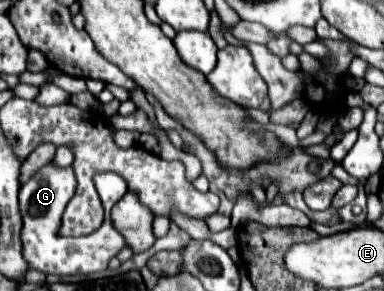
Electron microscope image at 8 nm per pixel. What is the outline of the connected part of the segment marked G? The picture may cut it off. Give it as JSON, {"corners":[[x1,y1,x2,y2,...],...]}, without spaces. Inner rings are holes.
{"corners":[[54,164,44,166,36,176,30,178,20,188,20,216,22,216,22,256,26,258,30,270,40,270,44,274,92,274,108,268,110,258,114,258,124,246,124,238,116,232,116,228,110,222,110,210,112,206,126,194,126,182,118,174,98,174,94,178,96,190,102,198,106,218,98,230,94,230,88,236,80,238,66,238,60,234,60,220,62,212,68,204,68,198,72,198,76,190,76,176,72,168,56,168]]}

